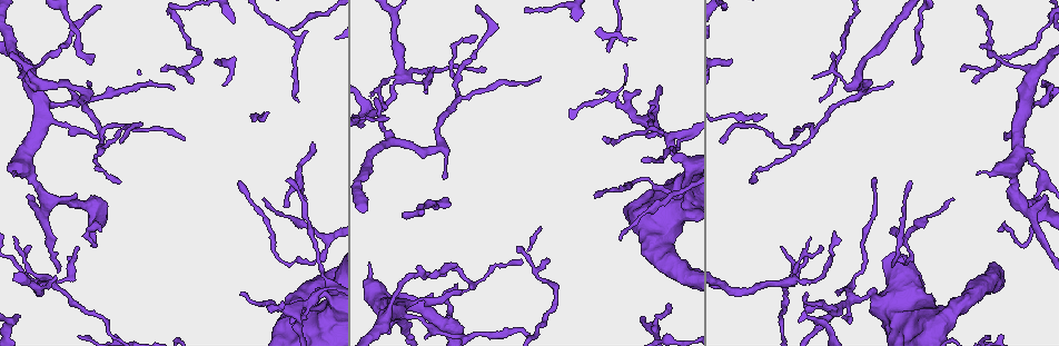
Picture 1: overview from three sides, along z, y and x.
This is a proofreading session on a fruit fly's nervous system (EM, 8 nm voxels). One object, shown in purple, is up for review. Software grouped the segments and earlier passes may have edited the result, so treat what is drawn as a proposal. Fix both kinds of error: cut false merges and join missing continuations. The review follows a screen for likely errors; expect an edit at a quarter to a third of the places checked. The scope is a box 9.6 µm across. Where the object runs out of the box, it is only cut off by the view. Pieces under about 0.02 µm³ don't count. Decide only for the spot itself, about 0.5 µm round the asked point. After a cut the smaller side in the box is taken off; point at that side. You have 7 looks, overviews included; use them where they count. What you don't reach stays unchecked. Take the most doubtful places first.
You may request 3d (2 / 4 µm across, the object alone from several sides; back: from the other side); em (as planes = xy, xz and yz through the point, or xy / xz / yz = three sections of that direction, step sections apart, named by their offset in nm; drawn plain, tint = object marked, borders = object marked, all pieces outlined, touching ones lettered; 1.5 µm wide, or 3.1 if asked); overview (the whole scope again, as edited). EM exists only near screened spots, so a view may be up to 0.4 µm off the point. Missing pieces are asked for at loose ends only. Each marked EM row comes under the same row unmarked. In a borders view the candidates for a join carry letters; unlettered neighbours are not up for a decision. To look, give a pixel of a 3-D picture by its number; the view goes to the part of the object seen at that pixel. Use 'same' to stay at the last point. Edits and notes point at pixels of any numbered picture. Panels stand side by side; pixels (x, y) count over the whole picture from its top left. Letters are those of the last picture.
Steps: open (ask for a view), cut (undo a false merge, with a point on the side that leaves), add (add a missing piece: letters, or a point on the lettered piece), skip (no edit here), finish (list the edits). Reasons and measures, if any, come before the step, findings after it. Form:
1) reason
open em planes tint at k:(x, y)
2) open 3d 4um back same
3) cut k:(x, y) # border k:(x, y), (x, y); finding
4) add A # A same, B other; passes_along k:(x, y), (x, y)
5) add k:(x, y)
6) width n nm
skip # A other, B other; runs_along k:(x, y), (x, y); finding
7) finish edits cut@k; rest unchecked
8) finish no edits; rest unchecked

thin end
open em planes tint at 1:(100, 231)

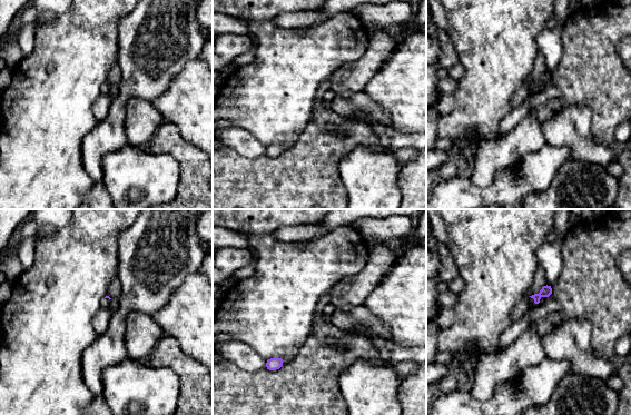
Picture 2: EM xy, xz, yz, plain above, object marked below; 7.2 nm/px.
what lies round it
open em planes borders same

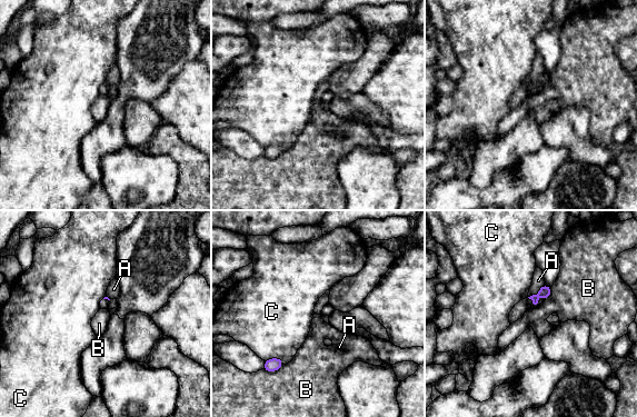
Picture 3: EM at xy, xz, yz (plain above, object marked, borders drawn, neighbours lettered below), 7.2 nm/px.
skip # A other, B other, C other; border 3:(282, 364), (276, 370), (264, 369); none of them fits

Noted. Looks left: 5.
branch stops here
open em planes borders at 1:(288, 179)

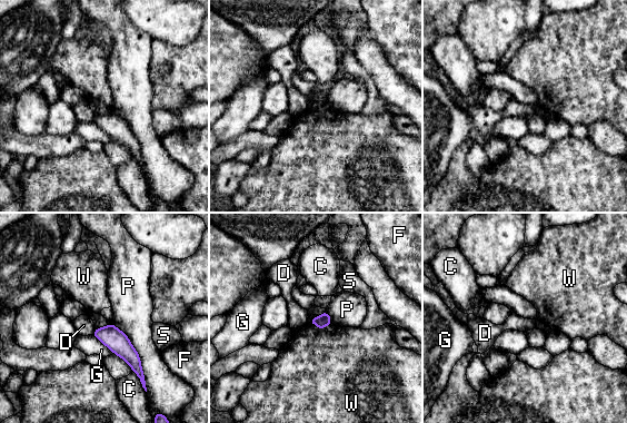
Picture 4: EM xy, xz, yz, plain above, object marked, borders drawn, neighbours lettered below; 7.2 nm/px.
skip # C other, D other, F other, G other, P other, S other, W other; runs_along 4:(98, 331), (133, 360), (140, 374); none of them fits

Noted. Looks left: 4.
branch point
open em planes tint at 1:(395, 11)

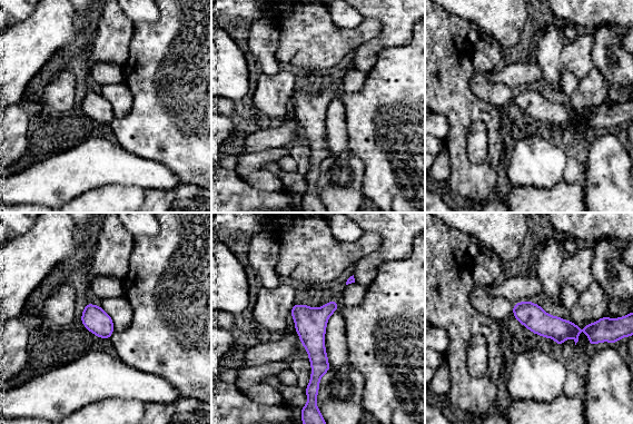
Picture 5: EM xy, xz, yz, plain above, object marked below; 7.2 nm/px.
see the neighbours
open em planes borders same

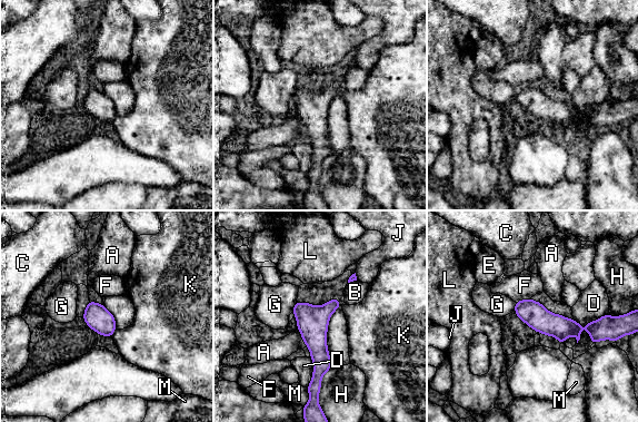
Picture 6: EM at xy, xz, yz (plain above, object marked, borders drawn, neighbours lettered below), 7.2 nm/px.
width 180 nm
skip # A other, B other, C other, D other, E other, F other, G other, H other, J other, K other, L other, M other; one neuron here

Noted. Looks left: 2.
finish no edits; rest unchecked

